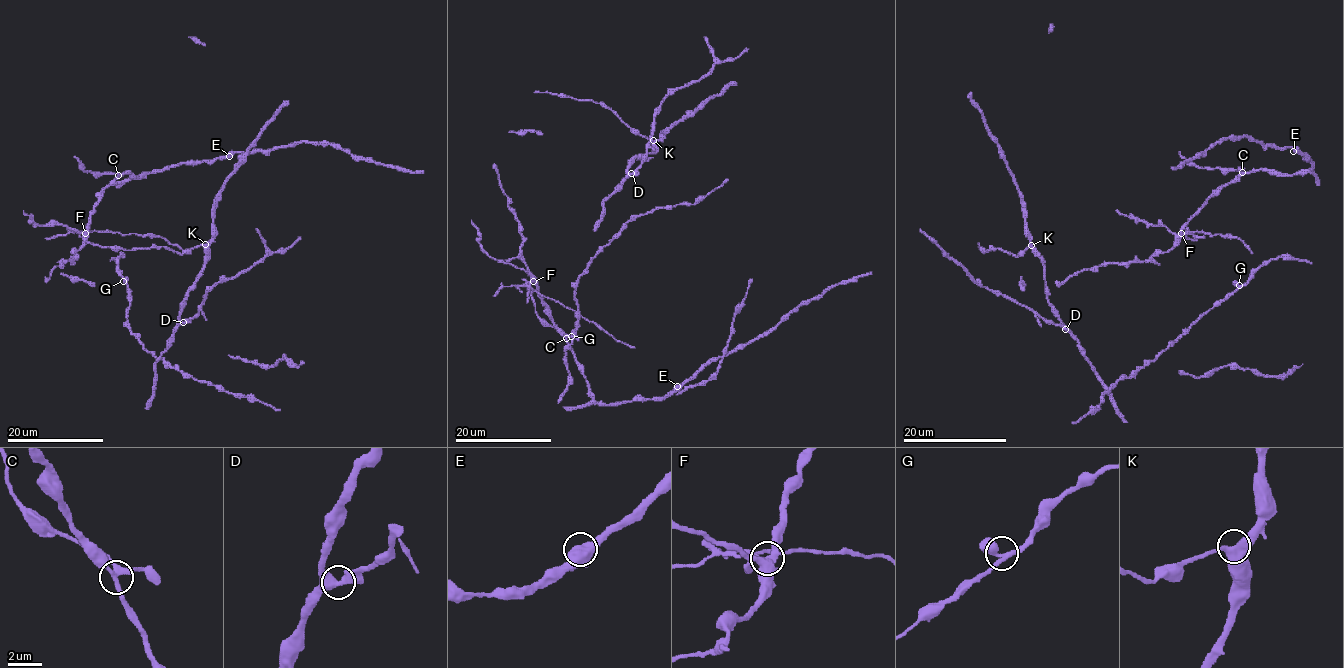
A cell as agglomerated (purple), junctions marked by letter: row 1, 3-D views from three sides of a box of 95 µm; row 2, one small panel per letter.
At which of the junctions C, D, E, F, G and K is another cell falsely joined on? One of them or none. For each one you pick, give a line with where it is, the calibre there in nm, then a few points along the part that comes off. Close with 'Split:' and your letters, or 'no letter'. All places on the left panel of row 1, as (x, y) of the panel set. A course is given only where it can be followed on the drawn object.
F: Place: (85, 233). Thickness 400 nm. Course of the part to remove: (85, 233), (110, 231), (158, 236), (187, 250)
Split: F

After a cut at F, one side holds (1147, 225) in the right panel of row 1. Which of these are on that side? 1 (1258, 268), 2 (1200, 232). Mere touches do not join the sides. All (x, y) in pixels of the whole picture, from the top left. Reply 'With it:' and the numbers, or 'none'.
With it: 1

